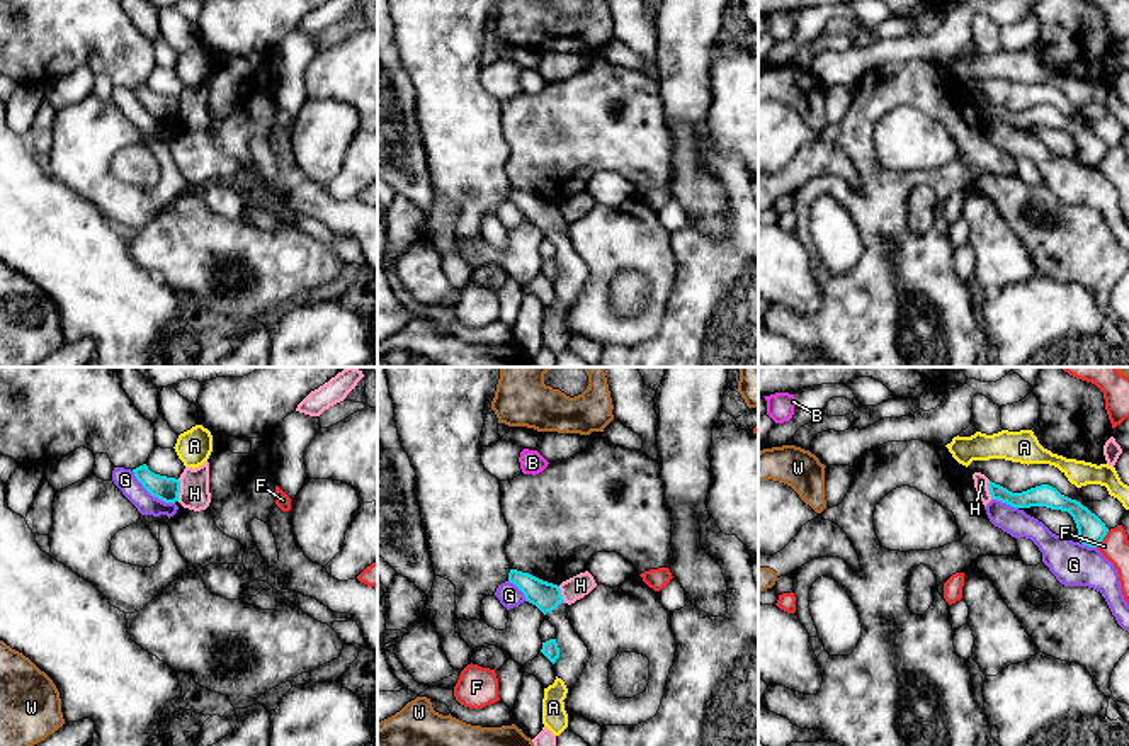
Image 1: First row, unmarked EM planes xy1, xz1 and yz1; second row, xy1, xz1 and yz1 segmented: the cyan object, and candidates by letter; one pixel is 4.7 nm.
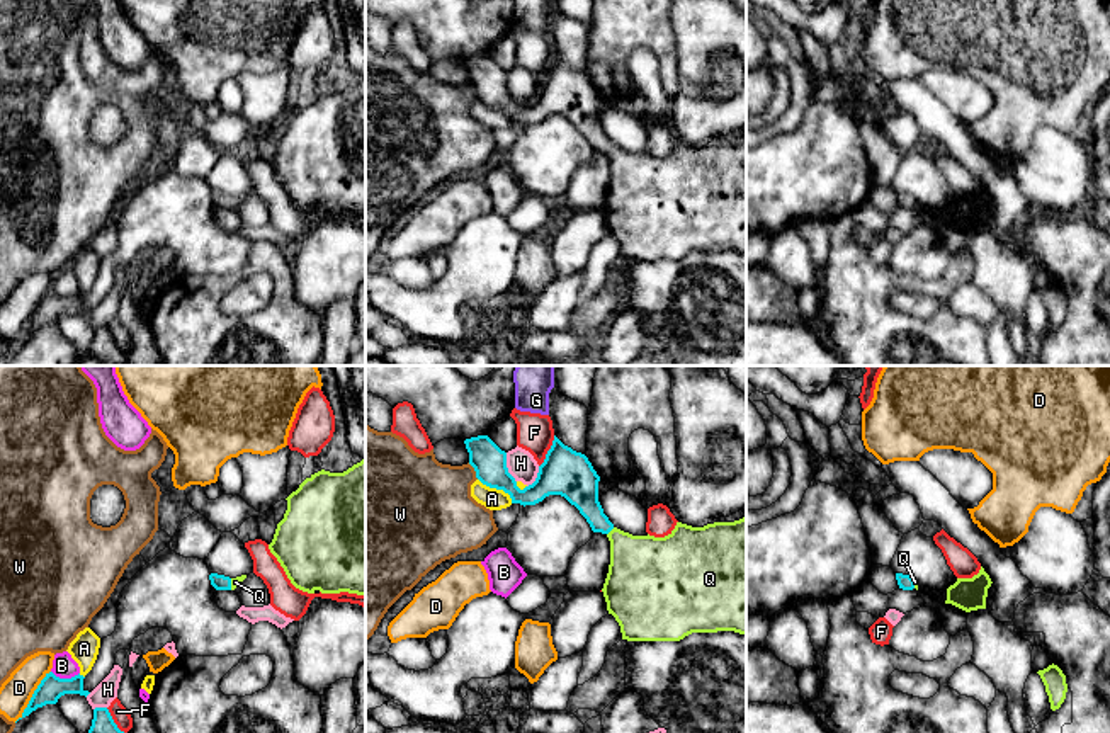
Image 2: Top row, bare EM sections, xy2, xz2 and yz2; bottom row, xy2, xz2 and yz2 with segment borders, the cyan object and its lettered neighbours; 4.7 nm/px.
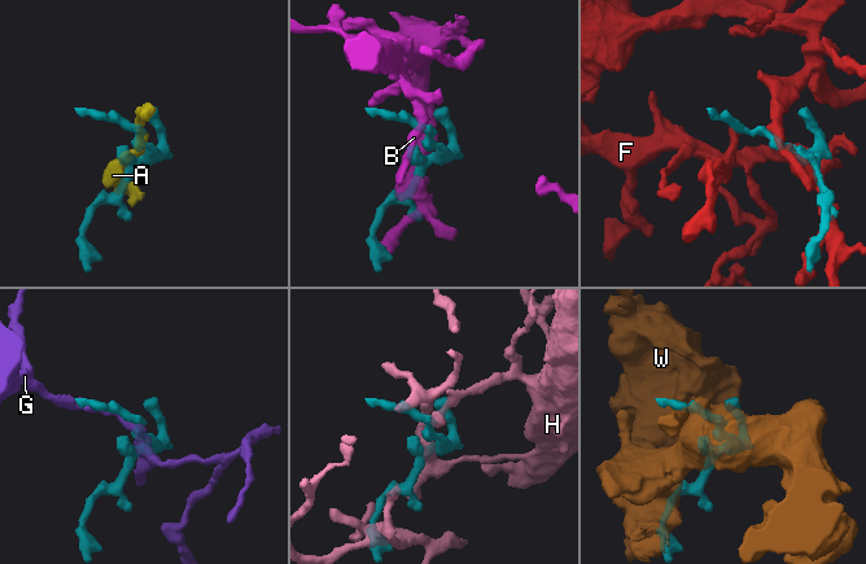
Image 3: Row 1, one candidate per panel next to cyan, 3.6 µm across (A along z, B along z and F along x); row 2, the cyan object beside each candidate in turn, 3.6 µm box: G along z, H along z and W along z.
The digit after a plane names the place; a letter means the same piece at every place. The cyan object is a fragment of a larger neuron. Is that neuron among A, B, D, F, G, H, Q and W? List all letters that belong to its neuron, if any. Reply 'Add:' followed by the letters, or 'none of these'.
Add: Q

